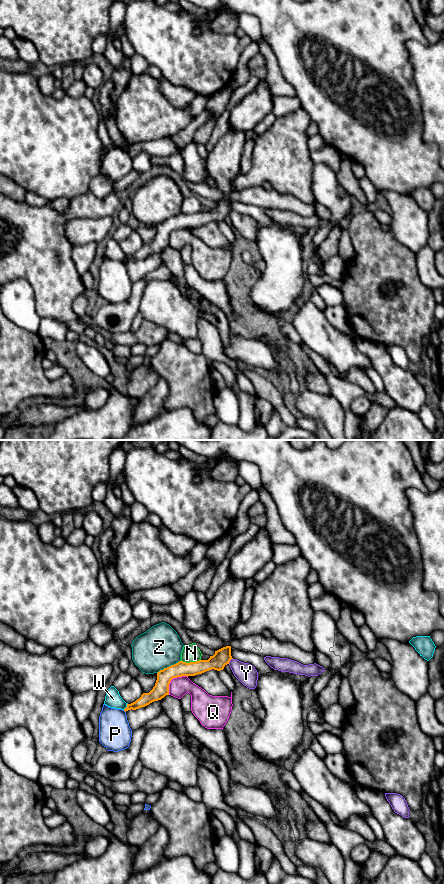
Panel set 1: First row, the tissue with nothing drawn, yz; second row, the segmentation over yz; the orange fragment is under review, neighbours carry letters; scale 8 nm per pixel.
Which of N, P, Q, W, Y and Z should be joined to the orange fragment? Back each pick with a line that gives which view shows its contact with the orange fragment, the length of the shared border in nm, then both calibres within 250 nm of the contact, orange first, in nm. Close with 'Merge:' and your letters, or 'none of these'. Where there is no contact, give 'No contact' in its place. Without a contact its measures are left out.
Merge: none of these

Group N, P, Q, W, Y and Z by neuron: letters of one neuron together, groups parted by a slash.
N Z / P / Q / W / Y

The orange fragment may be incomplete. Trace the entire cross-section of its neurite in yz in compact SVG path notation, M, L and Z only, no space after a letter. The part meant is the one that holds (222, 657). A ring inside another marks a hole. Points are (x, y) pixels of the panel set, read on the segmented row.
M231 646L223 647L217 651L208 660L199 660L196 662L186 663L179 661L157 673L155 686L149 693L143 693L139 699L131 704L127 704L124 711L136 710L145 707L154 701L161 700L169 695L169 684L173 678L182 676L195 676L209 670L223 670L229 664L231 656Z

